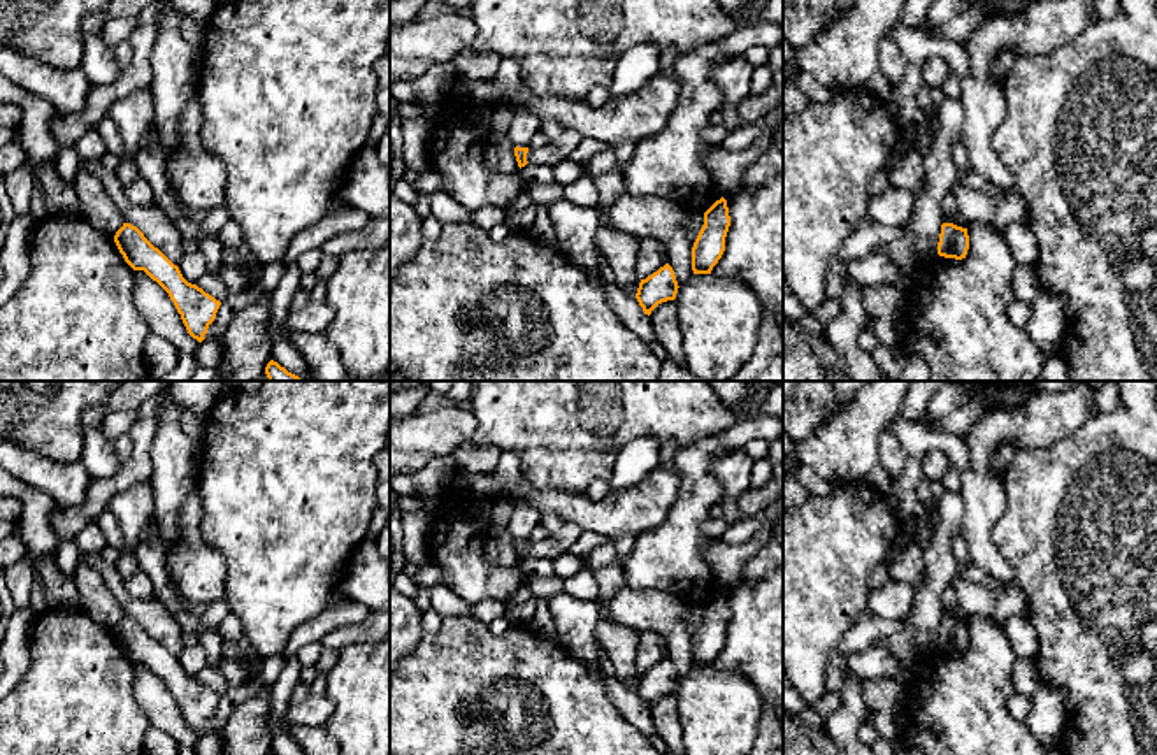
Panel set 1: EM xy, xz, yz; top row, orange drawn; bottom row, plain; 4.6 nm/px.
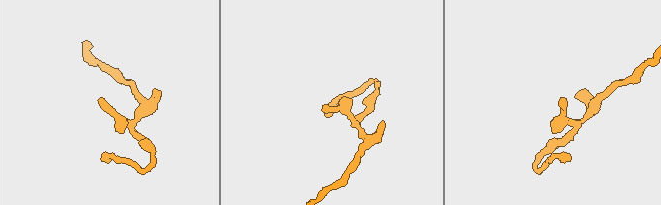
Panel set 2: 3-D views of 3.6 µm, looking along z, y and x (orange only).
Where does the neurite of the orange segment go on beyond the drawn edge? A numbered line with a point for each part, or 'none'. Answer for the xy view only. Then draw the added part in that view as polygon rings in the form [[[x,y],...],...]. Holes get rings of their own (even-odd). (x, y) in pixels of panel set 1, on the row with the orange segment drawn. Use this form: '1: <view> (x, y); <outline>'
none

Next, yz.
none

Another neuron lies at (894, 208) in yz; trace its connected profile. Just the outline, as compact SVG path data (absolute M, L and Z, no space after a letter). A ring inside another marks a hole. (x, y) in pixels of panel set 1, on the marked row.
M888 186L869 198L869 218L887 226L906 226L911 221L915 202L911 191Z

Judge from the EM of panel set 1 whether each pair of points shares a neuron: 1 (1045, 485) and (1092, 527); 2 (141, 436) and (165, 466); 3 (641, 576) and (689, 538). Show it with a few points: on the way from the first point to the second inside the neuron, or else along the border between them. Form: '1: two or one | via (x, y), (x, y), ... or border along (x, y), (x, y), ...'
1: one | via (1057, 497), (1080, 515)
2: two | border along (157, 411), (158, 424), (151, 446), (150, 480)
3: one | via (653, 564), (666, 559), (676, 548)

